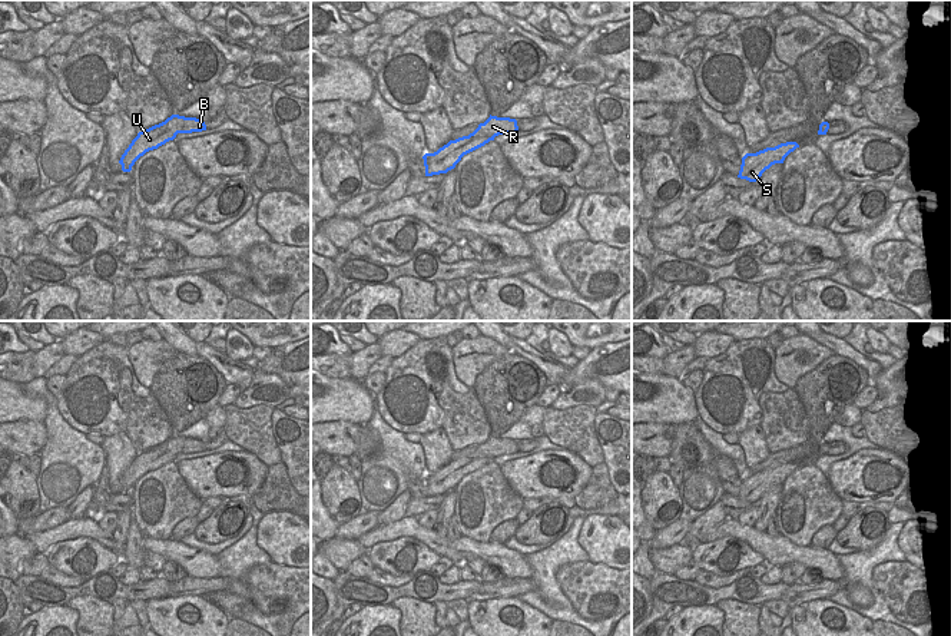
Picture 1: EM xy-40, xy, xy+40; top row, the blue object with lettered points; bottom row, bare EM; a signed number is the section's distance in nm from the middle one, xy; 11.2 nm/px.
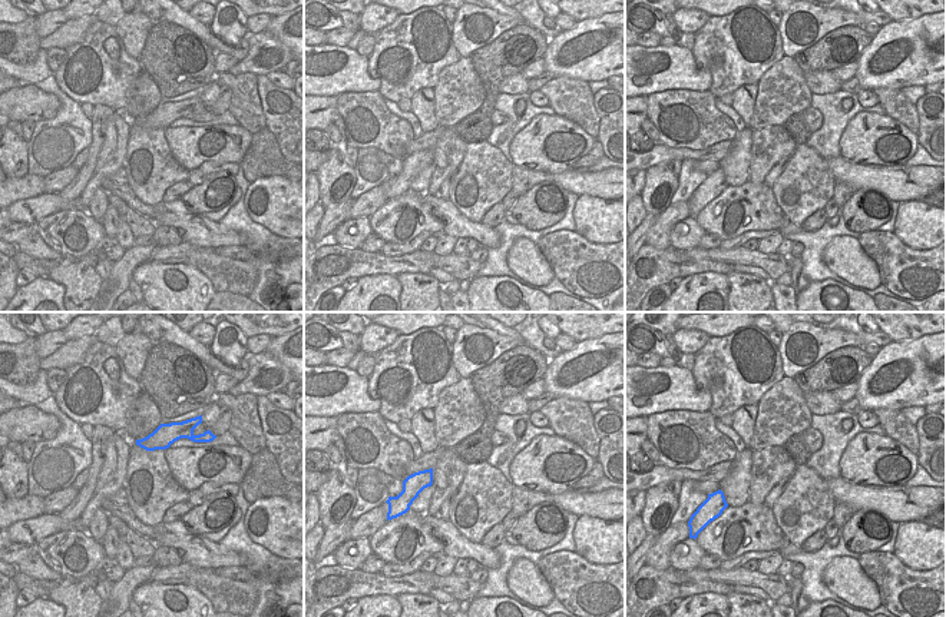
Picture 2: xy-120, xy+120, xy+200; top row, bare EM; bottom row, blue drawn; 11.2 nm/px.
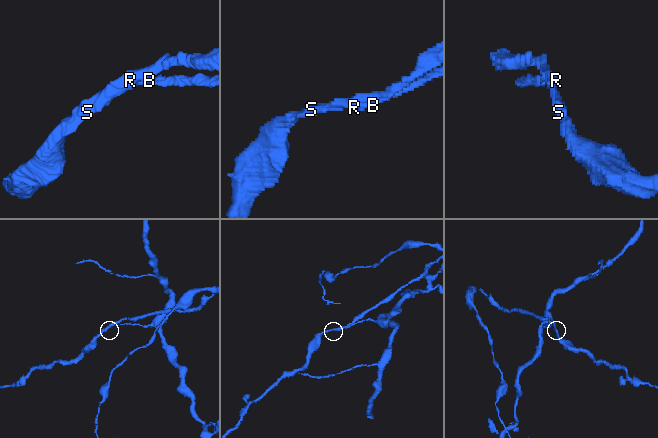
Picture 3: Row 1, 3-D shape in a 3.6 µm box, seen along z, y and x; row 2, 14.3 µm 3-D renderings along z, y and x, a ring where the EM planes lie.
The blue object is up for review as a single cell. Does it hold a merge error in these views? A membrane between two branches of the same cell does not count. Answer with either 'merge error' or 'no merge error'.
merge error

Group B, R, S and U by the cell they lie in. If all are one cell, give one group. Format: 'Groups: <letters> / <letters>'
Groups: B R / S U

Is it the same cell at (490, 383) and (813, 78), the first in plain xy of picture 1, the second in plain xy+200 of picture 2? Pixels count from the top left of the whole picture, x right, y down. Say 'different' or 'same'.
different

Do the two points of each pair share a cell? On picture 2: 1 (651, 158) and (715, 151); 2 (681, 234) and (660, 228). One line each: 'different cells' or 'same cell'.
1: same cell
2: different cells

